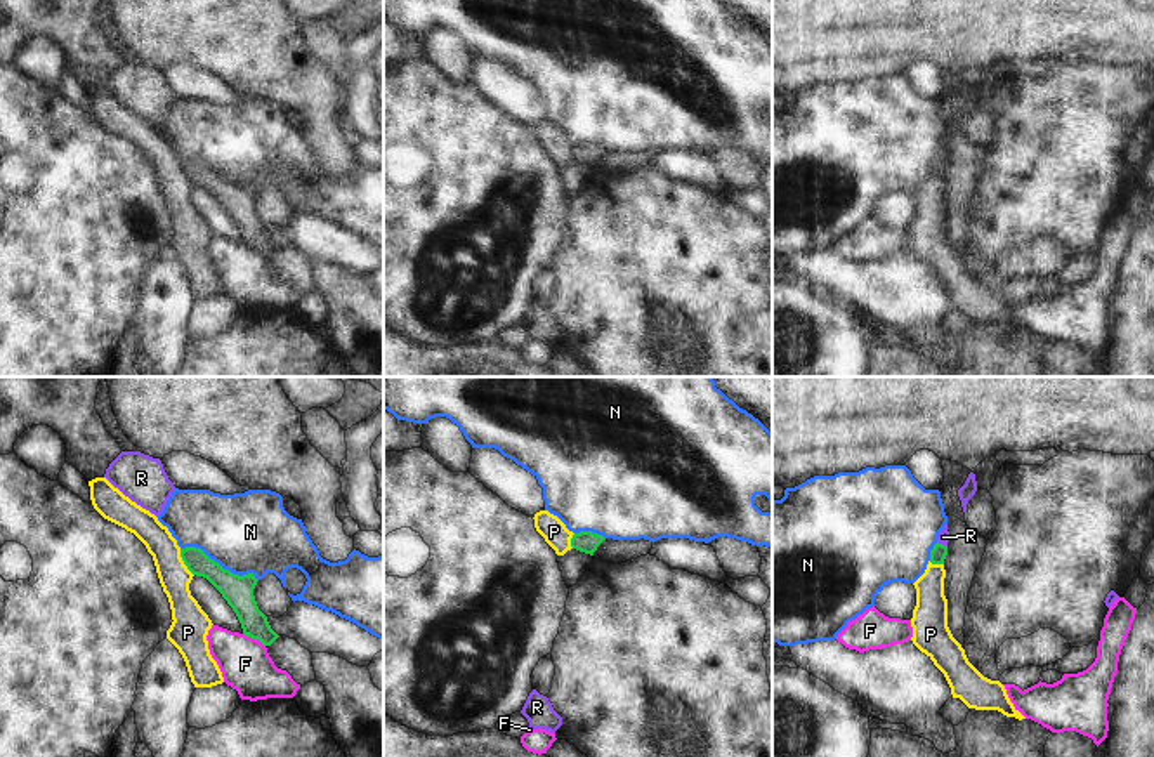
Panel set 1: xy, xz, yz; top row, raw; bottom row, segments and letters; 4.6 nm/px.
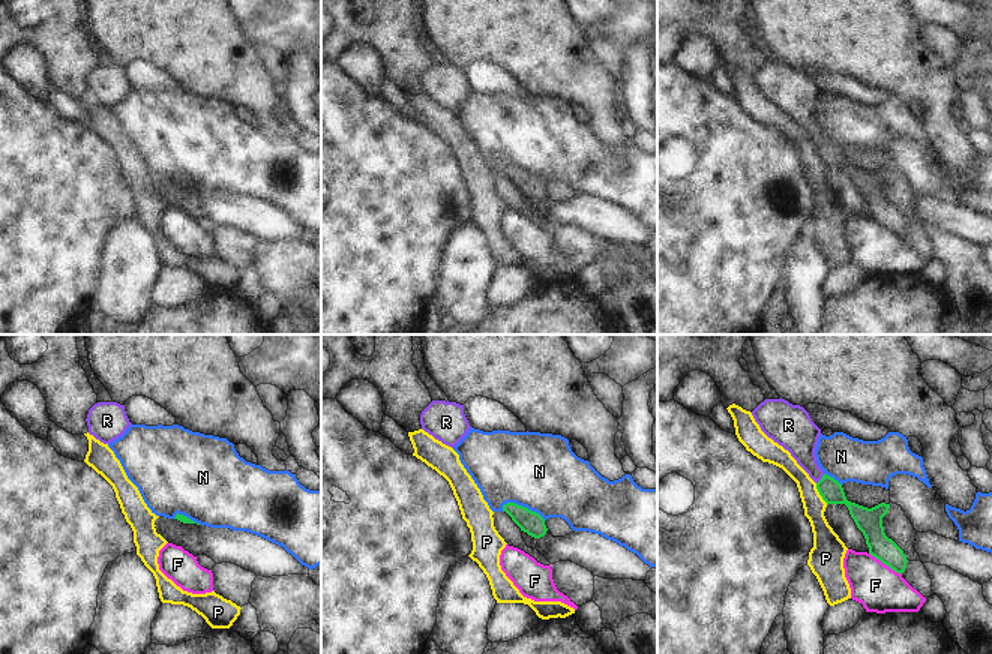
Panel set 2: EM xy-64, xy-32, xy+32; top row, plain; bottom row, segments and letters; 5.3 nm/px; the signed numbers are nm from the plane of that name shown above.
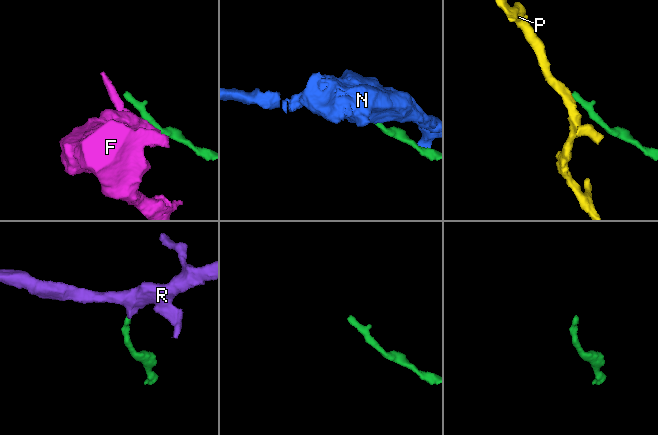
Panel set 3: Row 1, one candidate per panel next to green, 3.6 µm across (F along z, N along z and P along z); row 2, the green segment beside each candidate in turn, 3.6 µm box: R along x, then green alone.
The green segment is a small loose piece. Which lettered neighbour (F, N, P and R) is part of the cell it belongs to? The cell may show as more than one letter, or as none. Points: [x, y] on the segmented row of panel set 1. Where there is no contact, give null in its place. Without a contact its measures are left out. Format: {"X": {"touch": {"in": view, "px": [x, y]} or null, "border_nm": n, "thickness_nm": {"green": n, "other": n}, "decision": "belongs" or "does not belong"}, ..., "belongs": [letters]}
{"F": {"touch": {"in": "xy", "px": [254, 638]}, "border_nm": 120, "thickness_nm": {"green": 140, "other": 240}, "decision": "does not belong"}, "N": {"touch": {"in": "xy", "px": [219, 565]}, "border_nm": 400, "thickness_nm": {"green": 140, "other": 380}, "decision": "does not belong"}, "P": {"touch": {"in": "xy", "px": [184, 563]}, "border_nm": 140, "thickness_nm": {"green": 120, "other": 150}, "decision": "does not belong"}, "R": {"touch": {"in": "yz", "px": [941, 544]}, "border_nm": 60, "thickness_nm": {"green": 80, "other": 50}, "decision": "belongs"}, "belongs": ["R"]}

